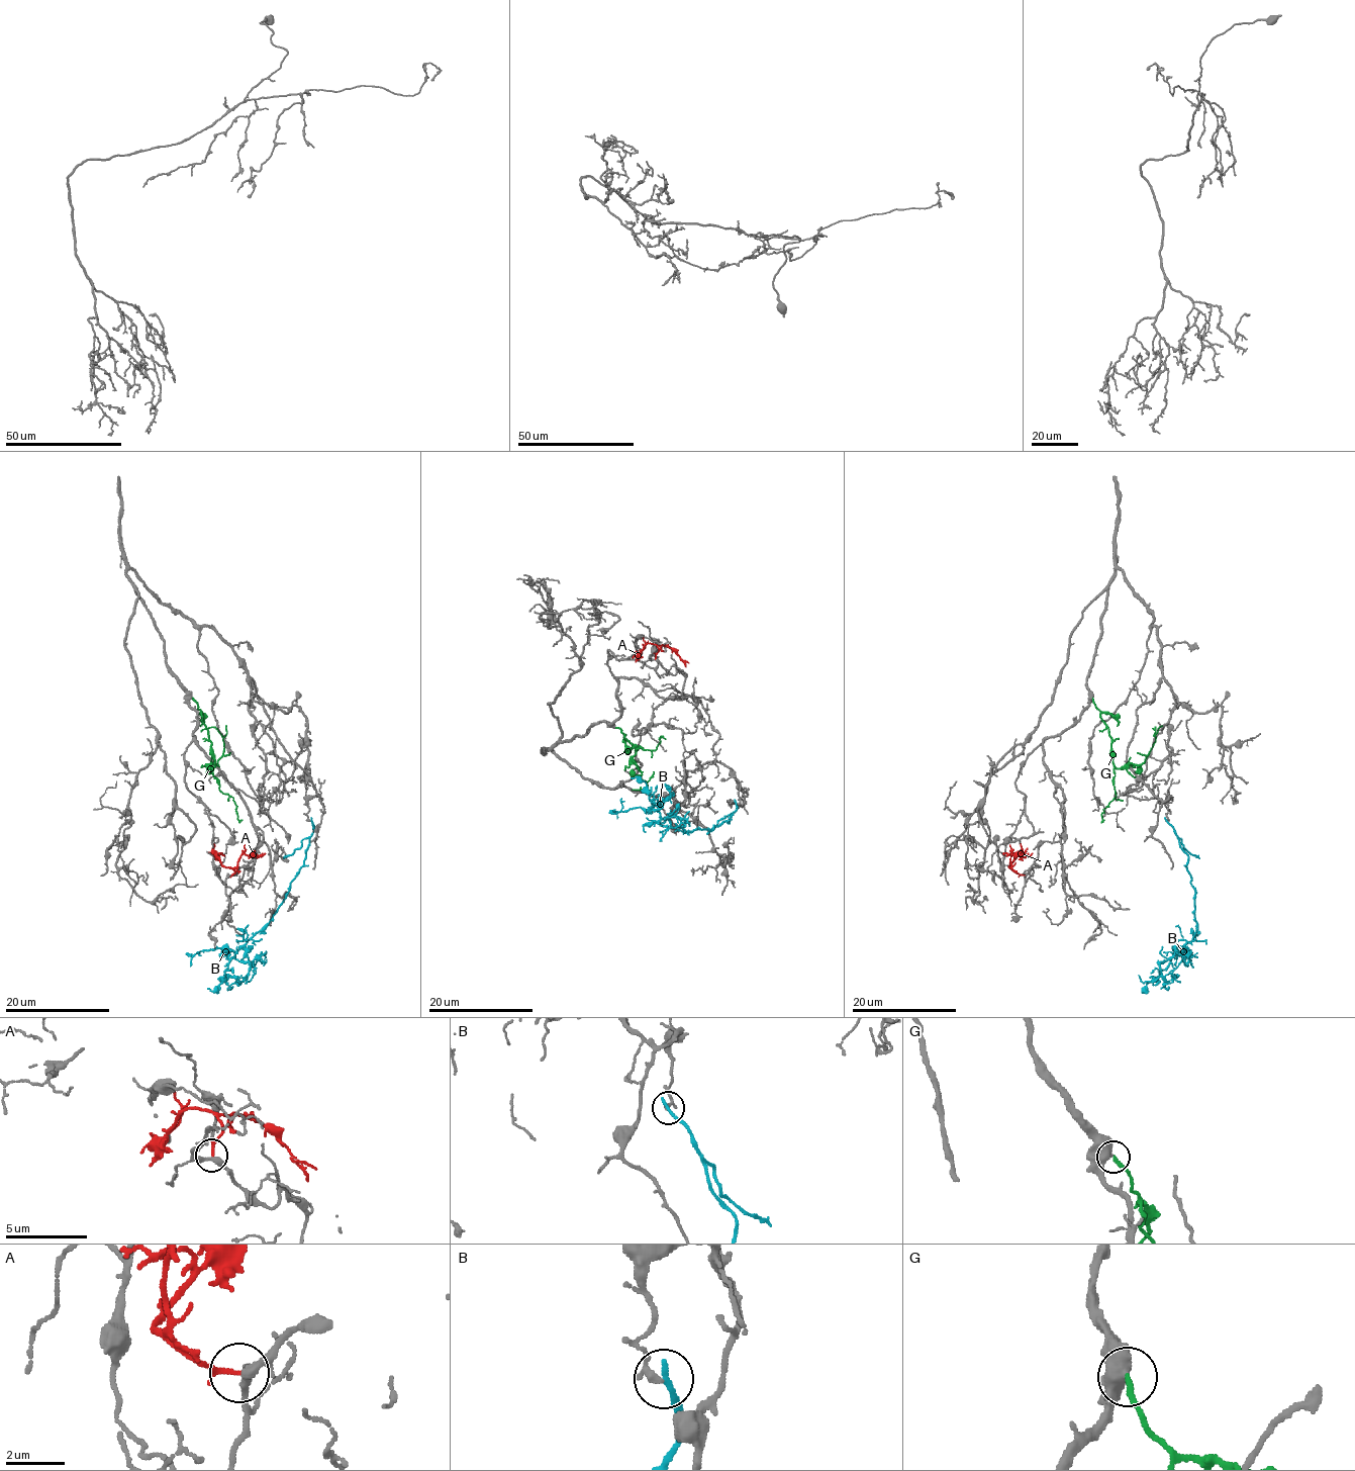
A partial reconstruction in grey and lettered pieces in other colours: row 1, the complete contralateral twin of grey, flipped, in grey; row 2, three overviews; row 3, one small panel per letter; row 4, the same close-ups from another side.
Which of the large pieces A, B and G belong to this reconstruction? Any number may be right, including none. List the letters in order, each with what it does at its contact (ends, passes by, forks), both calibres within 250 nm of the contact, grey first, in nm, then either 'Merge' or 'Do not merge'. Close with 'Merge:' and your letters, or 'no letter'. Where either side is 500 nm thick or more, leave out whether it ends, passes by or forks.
A: It ends there. Thickness 340 nm (grey) against 170 nm. Do not merge
B: It ends there. Thickness 240 nm (grey) against 200 nm. Do not merge
G: Thickness 600 nm (grey) against 190 nm. Merge
Merge: G

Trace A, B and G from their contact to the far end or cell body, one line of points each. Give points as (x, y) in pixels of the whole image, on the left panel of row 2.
A: (231, 876), (240, 855), (262, 852)
B: (310, 820), (309, 846), (288, 894), (235, 951), (249, 971), (239, 983), (224, 976)
G: (192, 699), (207, 730), (212, 767), (224, 749), (222, 736), (215, 727), (208, 728)

